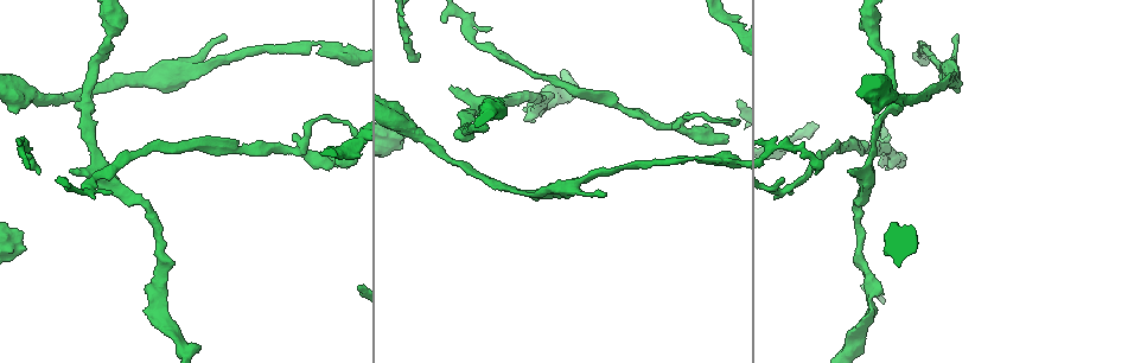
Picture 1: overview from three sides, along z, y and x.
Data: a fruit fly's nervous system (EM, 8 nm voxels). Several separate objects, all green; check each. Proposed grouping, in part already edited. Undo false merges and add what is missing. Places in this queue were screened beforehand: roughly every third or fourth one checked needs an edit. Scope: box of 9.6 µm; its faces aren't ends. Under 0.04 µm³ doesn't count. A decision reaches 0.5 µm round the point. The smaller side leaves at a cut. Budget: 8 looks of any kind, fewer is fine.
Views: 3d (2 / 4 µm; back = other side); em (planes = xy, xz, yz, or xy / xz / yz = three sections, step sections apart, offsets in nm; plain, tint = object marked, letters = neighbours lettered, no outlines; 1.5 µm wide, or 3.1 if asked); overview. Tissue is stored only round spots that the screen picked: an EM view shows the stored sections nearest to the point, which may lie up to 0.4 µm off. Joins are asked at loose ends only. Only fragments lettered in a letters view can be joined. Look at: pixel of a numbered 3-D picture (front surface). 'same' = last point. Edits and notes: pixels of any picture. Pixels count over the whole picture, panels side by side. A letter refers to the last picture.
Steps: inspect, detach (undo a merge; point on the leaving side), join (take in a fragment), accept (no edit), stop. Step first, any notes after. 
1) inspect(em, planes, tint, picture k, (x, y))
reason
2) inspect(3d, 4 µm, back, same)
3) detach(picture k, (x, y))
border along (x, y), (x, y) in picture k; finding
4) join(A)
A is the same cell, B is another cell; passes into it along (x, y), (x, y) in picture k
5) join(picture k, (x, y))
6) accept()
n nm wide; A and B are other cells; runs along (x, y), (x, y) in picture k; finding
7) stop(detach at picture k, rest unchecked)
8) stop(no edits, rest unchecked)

inspect(em, planes, letters, picture 1, (25, 247))
stops while still wide

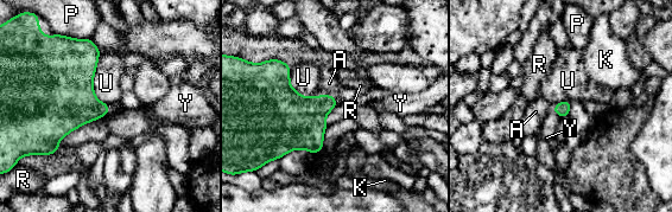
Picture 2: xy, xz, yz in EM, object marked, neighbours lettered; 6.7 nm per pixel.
join(A)
A is the same cell, K, P, R, U and Y are other cells; it goes on there

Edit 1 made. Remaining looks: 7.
inspect(3d, 4 µm, picture 1, (873, 33))
calibre changes

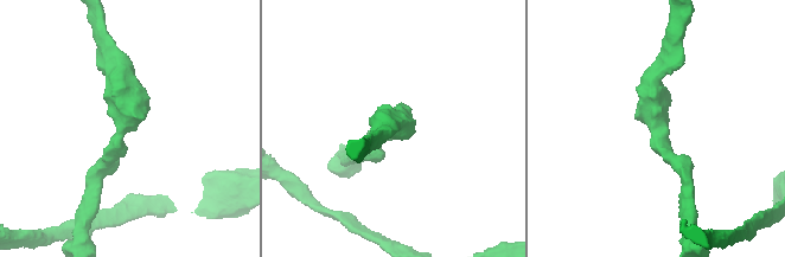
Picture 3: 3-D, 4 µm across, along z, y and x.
inspect(em, planes, tint, picture 3, (123, 126))
arms of 220, 380 nm

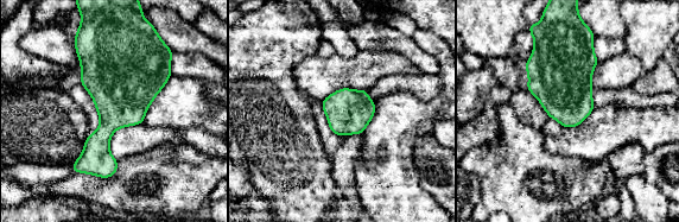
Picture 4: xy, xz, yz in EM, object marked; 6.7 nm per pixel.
inspect(em, planes, letters, same)
see the neighbours

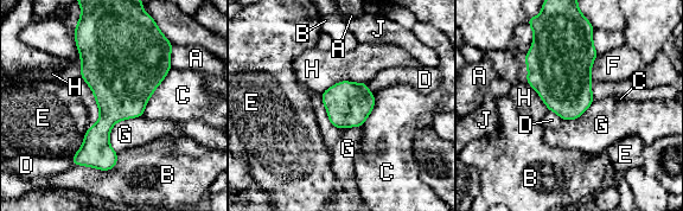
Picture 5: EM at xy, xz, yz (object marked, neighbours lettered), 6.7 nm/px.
accept()
A, B, C, D, E, F, G, H and J are other cells; border along (142, 115), (114, 125), (116, 153) in picture 5; one cell here

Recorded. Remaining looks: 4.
inspect(3d, 2 µm, picture 1, (546, 190))
thick turns thin

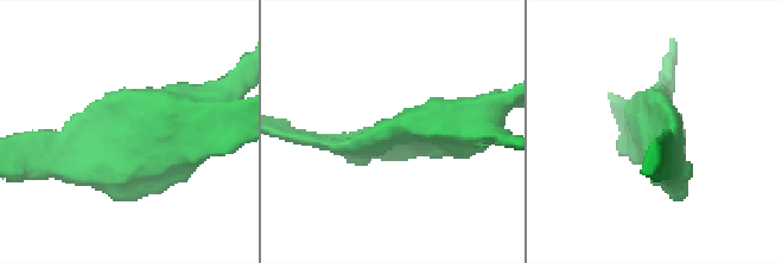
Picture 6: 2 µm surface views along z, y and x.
inspect(em, xy, step 8, tint, picture 6, (118, 161))
need the tissue

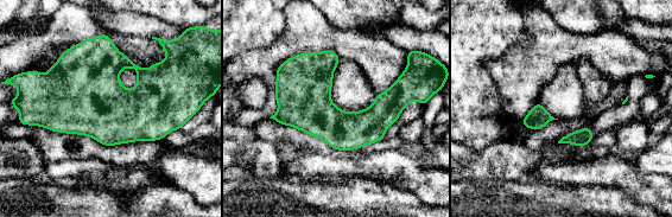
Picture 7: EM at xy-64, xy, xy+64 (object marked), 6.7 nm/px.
inspect(em, planes, letters, same)
another direction

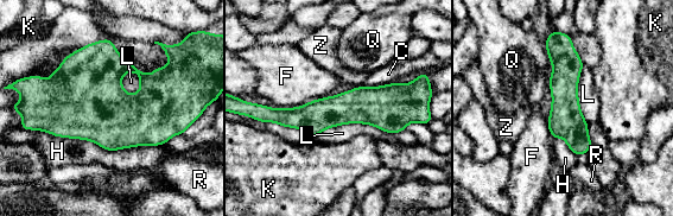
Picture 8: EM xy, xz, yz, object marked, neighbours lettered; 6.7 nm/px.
accept()
C, F, H, K, L, Q, R and Z are other cells; one cell here

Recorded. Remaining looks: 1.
stop(join at picture 2, rest unchecked)

